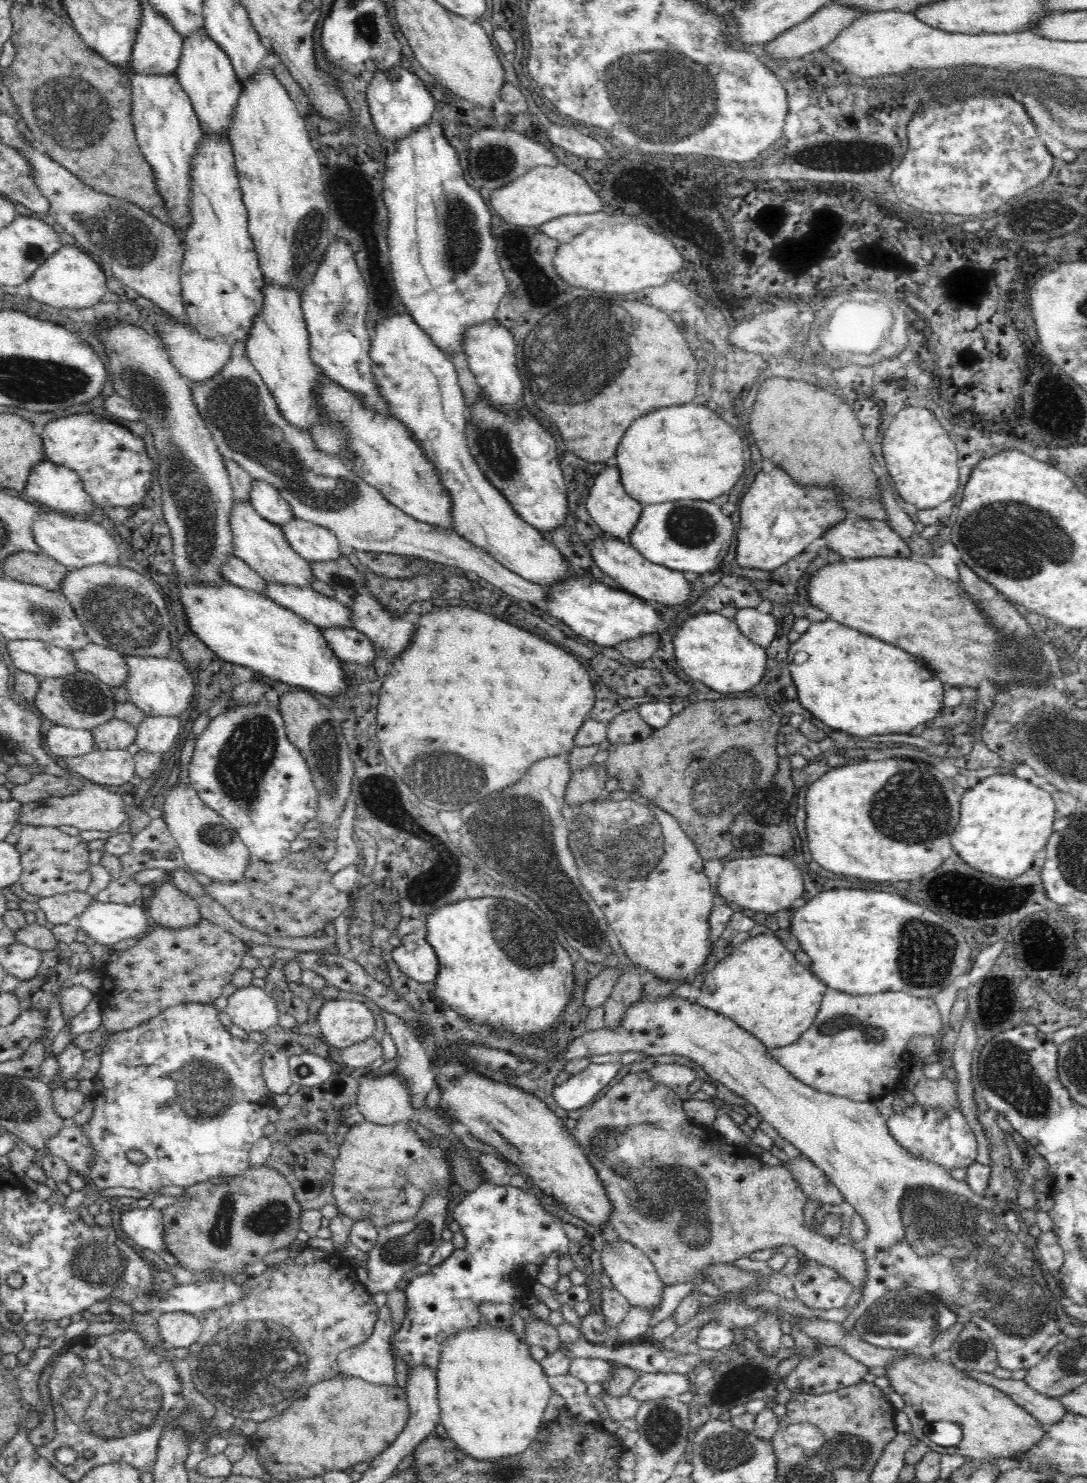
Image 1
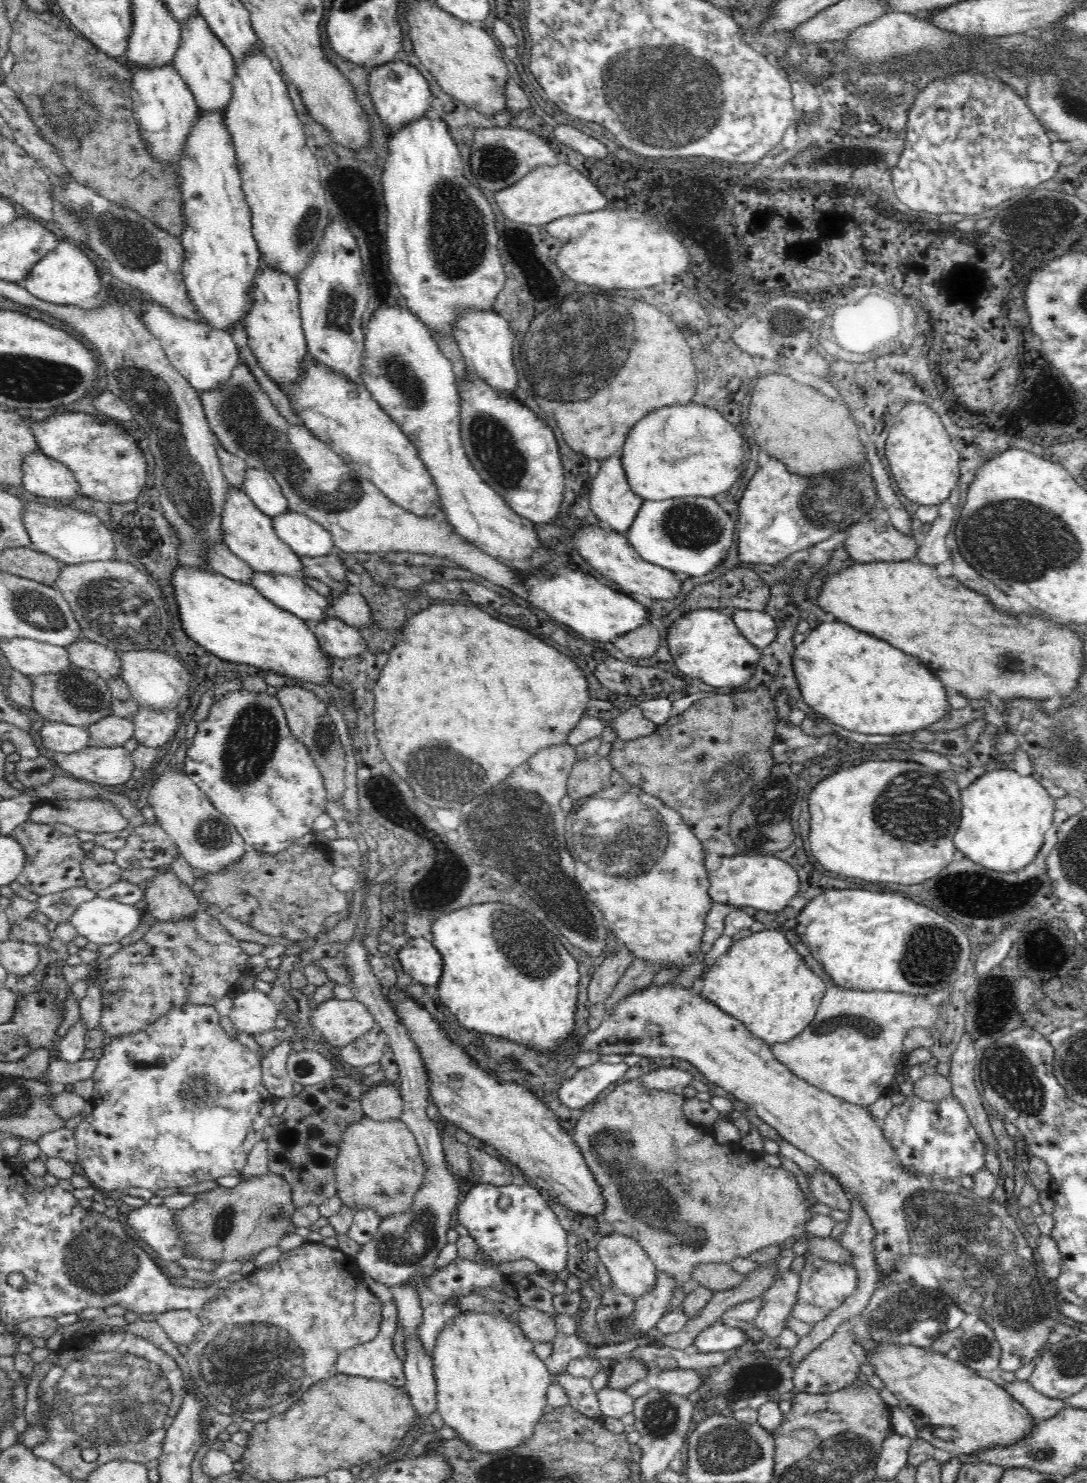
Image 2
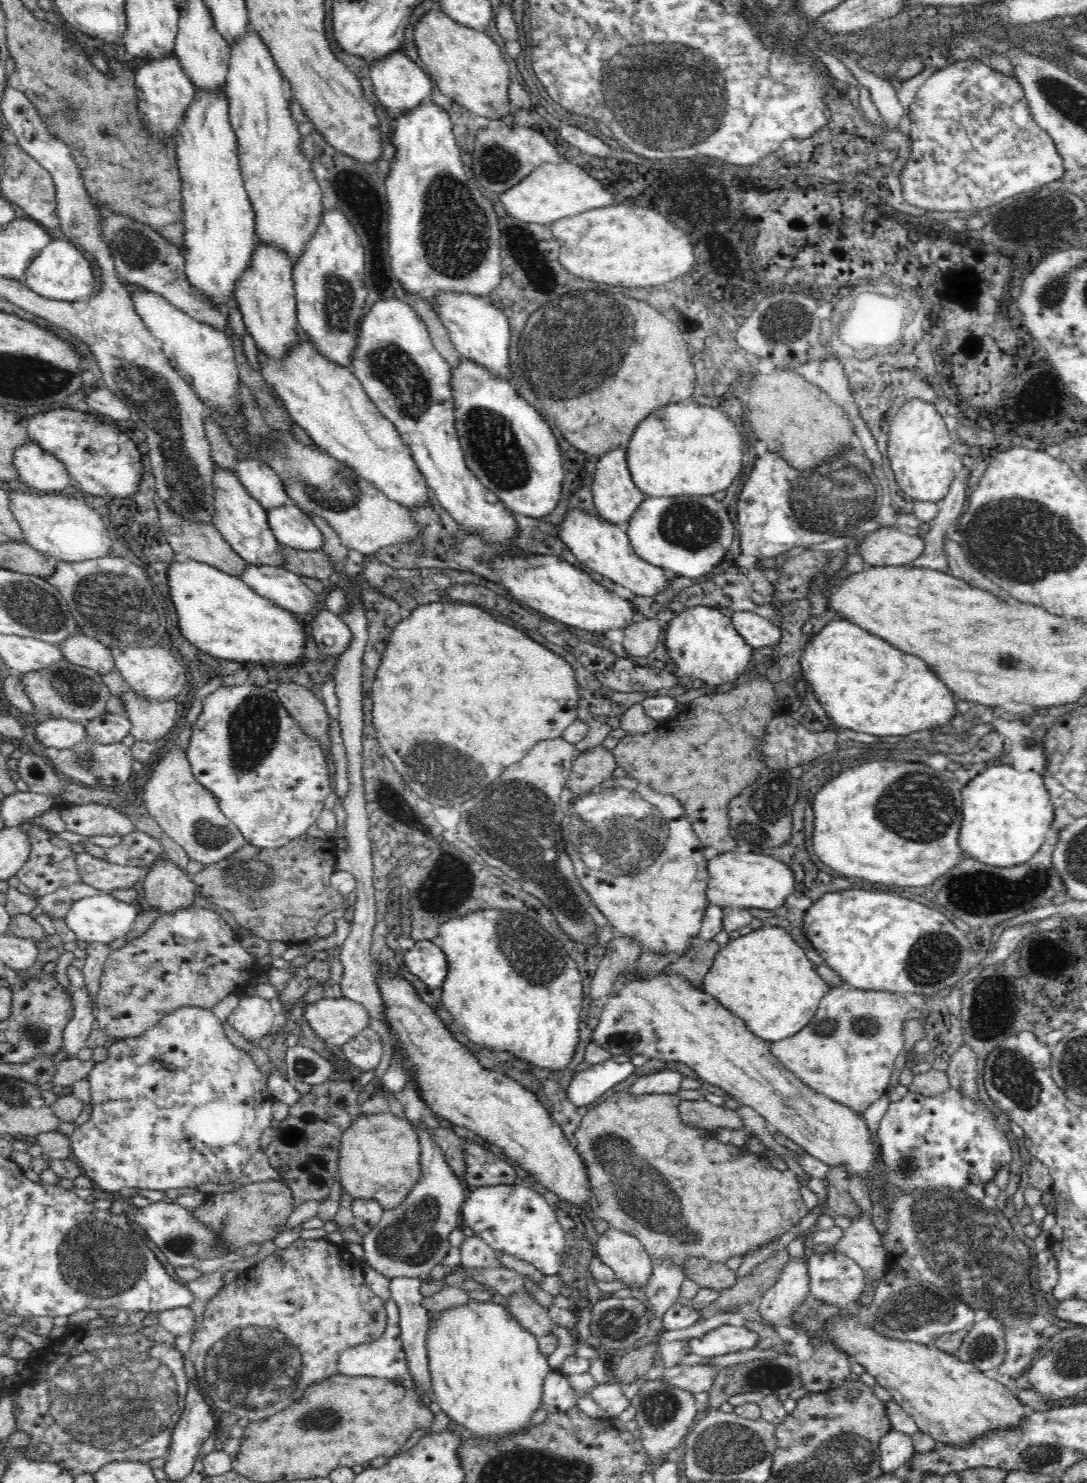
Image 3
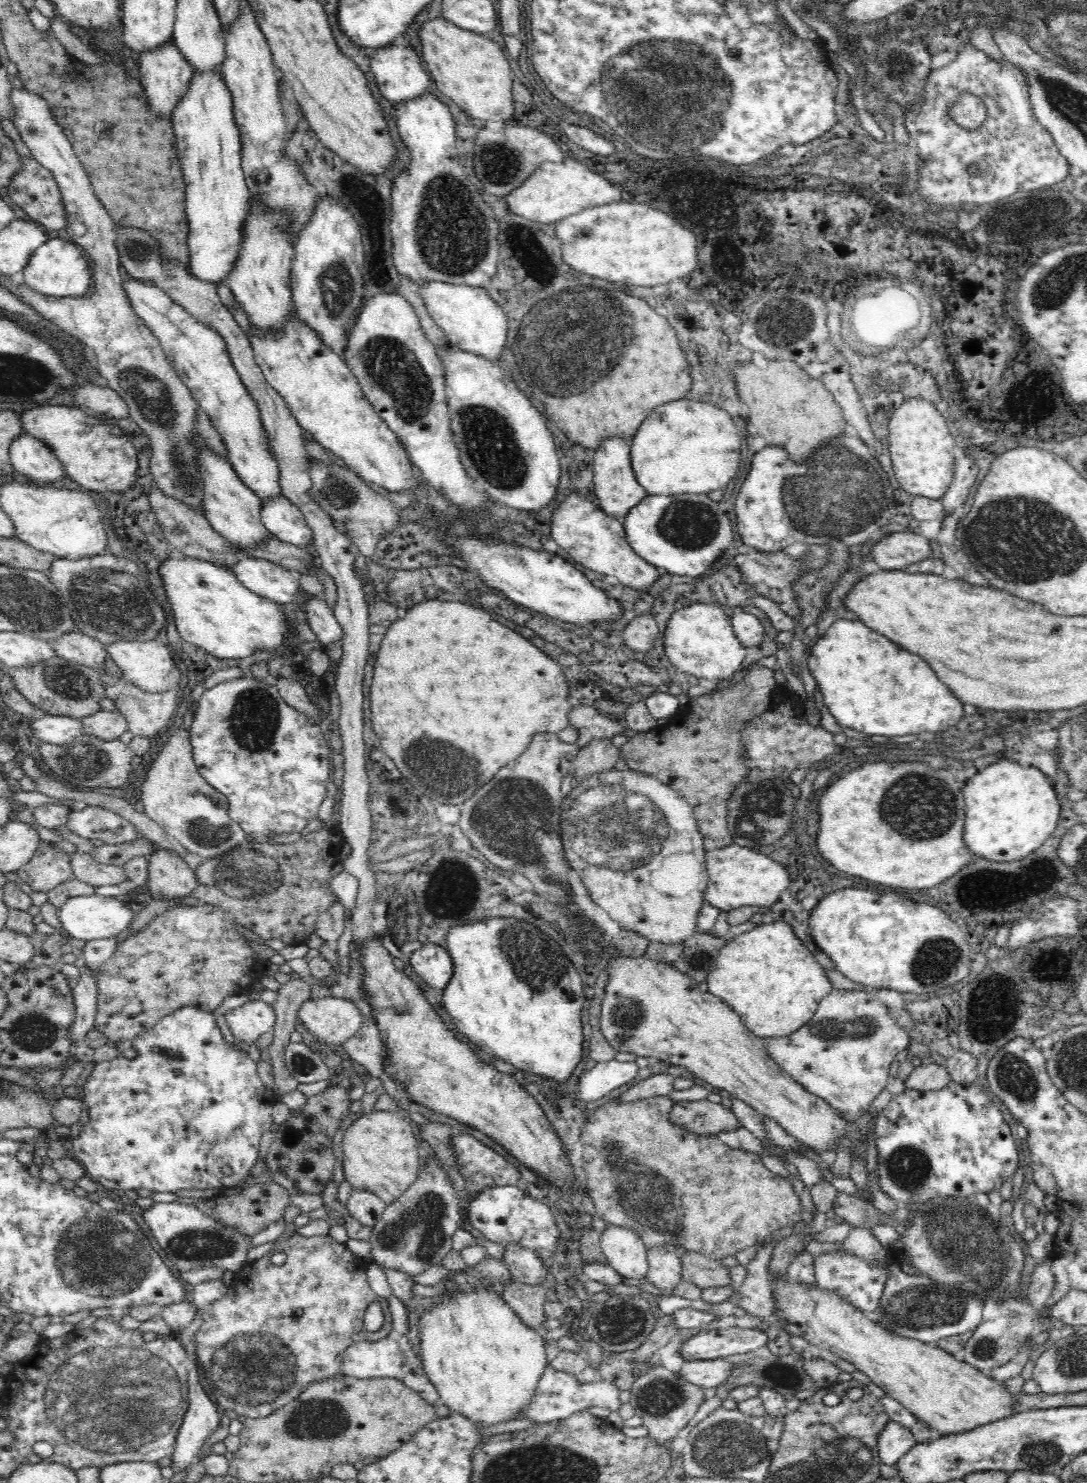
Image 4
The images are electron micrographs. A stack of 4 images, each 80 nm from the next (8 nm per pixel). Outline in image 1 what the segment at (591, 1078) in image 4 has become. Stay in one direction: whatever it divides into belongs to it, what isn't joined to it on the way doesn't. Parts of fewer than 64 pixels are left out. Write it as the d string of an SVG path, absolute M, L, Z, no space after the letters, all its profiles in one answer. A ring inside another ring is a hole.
M590 1063L588 1068L573 1074L562 1085L555 1086L552 1097L560 1109L576 1110L594 1103L598 1093L616 1078L622 1064Z

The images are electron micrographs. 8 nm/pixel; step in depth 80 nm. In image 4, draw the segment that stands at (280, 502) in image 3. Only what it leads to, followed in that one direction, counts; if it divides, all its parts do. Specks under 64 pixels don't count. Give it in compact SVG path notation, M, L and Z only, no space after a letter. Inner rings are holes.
M130 279L123 286L134 312L161 342L168 363L220 433L226 445L227 459L242 483L262 501L276 499L281 494L279 464L274 453L267 448L268 434L257 402L250 396L232 364L226 351L226 341L213 328L196 320L156 285Z

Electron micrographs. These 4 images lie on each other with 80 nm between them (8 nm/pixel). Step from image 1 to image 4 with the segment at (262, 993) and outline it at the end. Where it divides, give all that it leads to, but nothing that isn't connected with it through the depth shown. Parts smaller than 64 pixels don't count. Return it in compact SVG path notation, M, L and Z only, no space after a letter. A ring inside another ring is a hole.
M260 1000L249 1001L226 1012L225 1019L234 1039L258 1043L274 1029L275 1008Z

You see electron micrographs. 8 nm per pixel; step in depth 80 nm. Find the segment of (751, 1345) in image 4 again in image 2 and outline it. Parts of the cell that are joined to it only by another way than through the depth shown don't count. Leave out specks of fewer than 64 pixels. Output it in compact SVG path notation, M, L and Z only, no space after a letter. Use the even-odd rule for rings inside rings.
M716 1322L702 1329L696 1336L693 1345L695 1350L703 1353L724 1352L741 1347L747 1341L737 1324L732 1322Z

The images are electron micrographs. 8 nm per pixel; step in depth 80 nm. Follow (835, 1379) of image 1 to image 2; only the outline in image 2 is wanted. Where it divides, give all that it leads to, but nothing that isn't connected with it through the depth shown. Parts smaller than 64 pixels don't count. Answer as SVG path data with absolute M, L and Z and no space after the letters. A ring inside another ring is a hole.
M651 984L650 987L643 989L640 993L625 997L614 1009L614 1013L611 1013L610 1017L605 1018L597 1030L592 1030L586 1034L586 1038L579 1044L579 1052L599 1052L602 1055L638 1054L641 1057L647 1056L655 1060L659 1057L674 1057L675 1059L686 1060L692 1063L700 1074L704 1075L710 1083L722 1087L727 1093L734 1095L738 1101L746 1103L766 1124L770 1124L774 1130L777 1130L782 1139L787 1140L790 1144L793 1144L796 1148L805 1152L806 1155L814 1158L824 1171L830 1172L831 1175L845 1187L845 1190L848 1191L850 1196L857 1196L857 1200L859 1200L859 1203L865 1208L876 1231L874 1254L878 1268L880 1269L877 1288L888 1286L888 1284L906 1282L913 1283L920 1287L942 1291L946 1296L950 1297L950 1300L958 1305L958 1308L961 1308L967 1313L966 1318L960 1322L959 1326L963 1331L966 1332L966 1330L970 1330L978 1320L983 1320L993 1330L996 1340L1001 1346L999 1362L999 1368L1001 1370L1014 1372L1018 1370L1018 1368L1026 1366L1028 1362L1032 1362L1036 1356L1040 1356L1042 1348L1046 1348L1046 1344L1048 1344L1048 1336L1050 1336L1051 1329L1050 1319L1048 1317L1050 1305L1045 1301L1044 1288L1042 1288L1042 1284L1040 1284L1038 1272L1036 1271L1038 1264L1035 1263L1031 1250L1034 1248L1034 1254L1038 1254L1038 1248L1036 1247L1037 1240L1033 1237L1030 1240L1026 1240L1026 1236L1024 1236L1026 1225L1023 1224L1019 1216L1010 1215L1006 1205L990 1200L988 1201L988 1199L975 1195L972 1189L964 1188L959 1180L938 1179L938 1177L934 1177L934 1175L922 1175L922 1173L918 1174L910 1171L910 1169L904 1169L904 1167L900 1165L900 1161L898 1161L898 1155L896 1155L894 1147L890 1147L888 1139L886 1139L886 1136L882 1133L881 1122L872 1118L869 1108L850 1104L846 1102L846 1100L838 1099L836 1096L832 1096L819 1090L819 1088L815 1086L807 1084L804 1079L798 1078L789 1068L786 1068L785 1064L782 1064L773 1055L771 1045L753 1036L752 1032L748 1030L744 1023L722 1012L714 1003L710 1003L705 997L702 997L702 994L692 994L691 988L682 987L682 985L663 985L662 987L656 987L656 985ZM850 1319L842 1323L828 1340L825 1340L816 1350L810 1352L806 1358L796 1364L792 1375L794 1390L798 1393L826 1394L846 1388L856 1381L861 1374L861 1363L852 1349L854 1338L857 1337Z

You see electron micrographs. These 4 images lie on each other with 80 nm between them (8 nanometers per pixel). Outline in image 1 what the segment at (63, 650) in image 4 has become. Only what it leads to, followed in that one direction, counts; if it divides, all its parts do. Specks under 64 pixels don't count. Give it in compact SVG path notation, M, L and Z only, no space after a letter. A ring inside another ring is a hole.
M92 642L82 650L72 651L72 655L78 670L90 672L110 688L125 686L128 680L125 654Z

